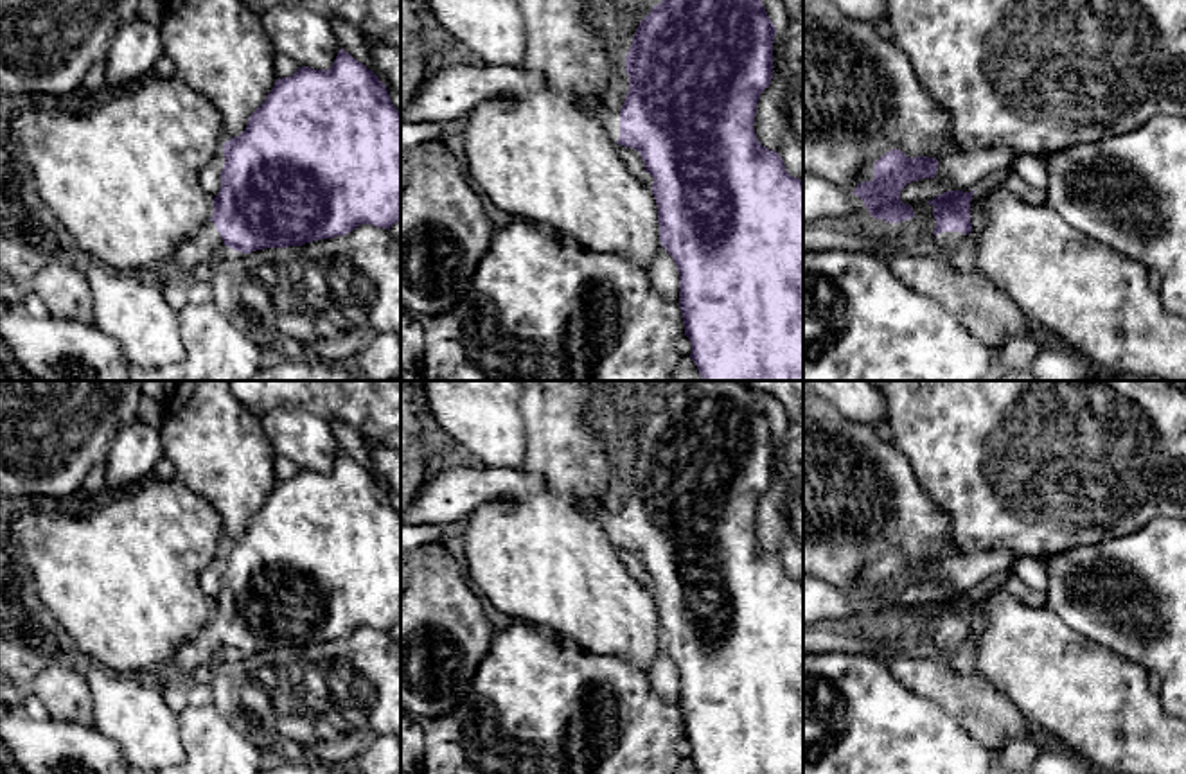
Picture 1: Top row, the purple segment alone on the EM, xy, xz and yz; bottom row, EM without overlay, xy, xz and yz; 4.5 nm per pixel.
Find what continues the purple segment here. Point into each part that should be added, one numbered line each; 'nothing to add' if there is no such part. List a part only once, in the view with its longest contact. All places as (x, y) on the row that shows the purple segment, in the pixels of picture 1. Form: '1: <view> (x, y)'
1: yz (946, 241)

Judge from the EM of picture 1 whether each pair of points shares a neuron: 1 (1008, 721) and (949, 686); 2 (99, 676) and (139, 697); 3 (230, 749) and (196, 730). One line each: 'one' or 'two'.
1: one
2: one
3: one

